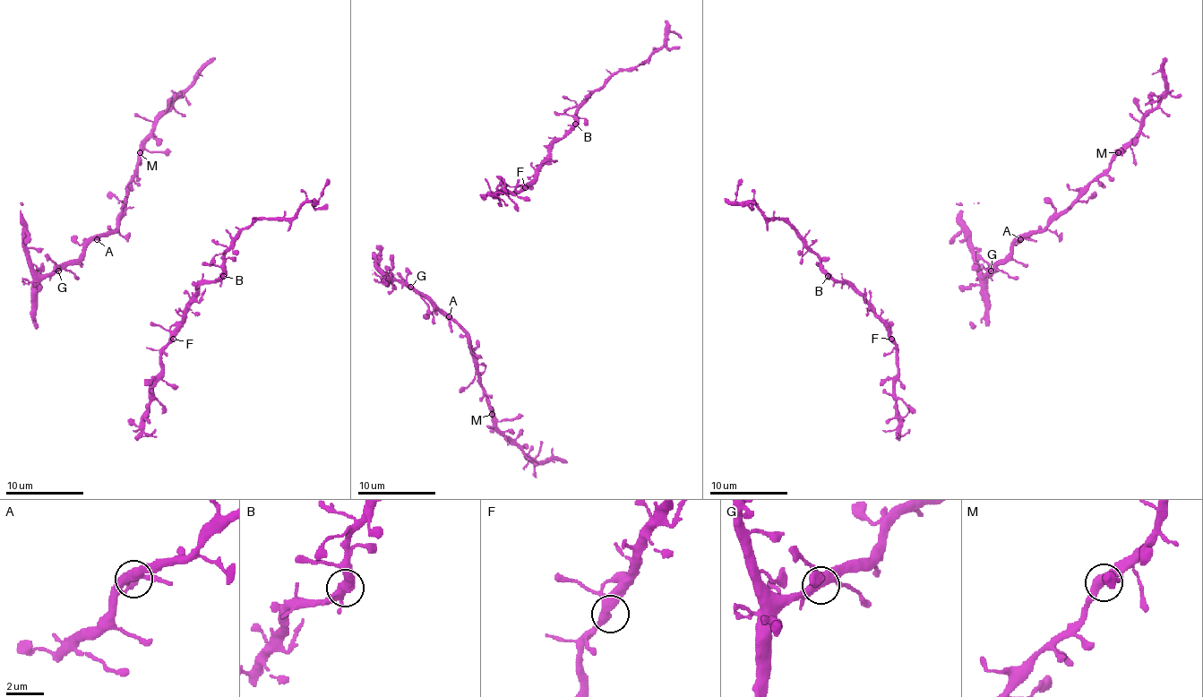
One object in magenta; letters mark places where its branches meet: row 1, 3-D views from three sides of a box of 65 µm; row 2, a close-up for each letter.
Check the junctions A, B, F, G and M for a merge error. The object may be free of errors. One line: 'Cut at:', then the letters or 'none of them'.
Cut at: none of them

